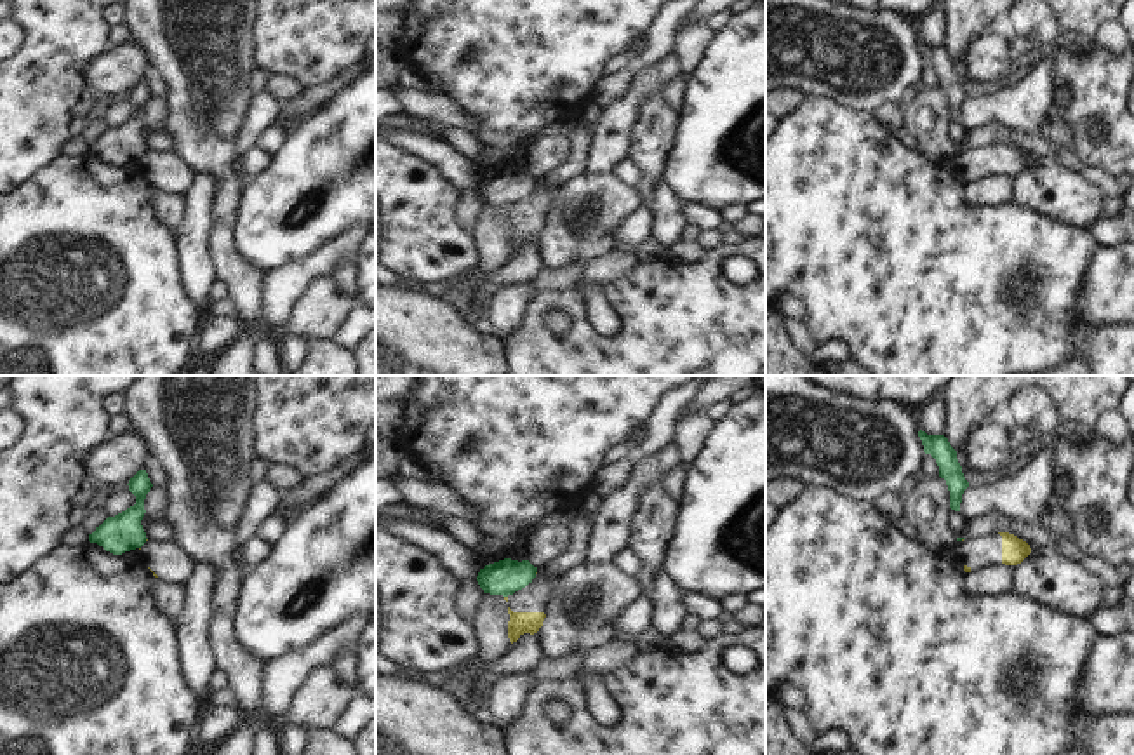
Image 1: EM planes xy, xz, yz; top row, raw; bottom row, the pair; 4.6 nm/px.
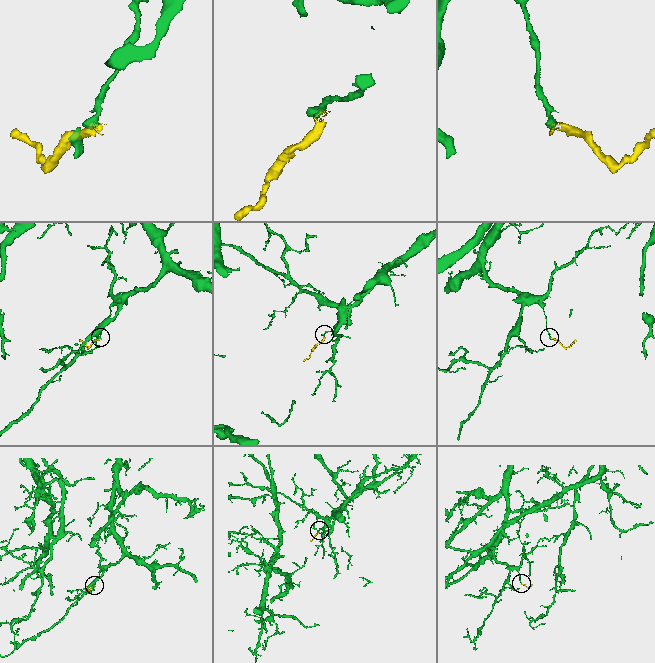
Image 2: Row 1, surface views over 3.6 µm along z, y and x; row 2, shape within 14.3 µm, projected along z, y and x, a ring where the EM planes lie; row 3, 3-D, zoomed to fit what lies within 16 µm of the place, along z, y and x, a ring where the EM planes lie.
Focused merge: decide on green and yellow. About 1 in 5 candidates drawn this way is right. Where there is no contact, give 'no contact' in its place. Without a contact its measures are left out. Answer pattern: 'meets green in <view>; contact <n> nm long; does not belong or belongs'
no contact; does not belong

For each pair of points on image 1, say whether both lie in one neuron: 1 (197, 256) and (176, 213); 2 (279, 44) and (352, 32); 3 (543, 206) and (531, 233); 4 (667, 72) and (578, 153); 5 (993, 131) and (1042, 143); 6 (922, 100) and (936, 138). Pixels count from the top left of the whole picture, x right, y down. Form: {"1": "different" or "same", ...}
{"1": "different", "2": "same", "3": "same", "4": "different", "5": "same", "6": "same"}

